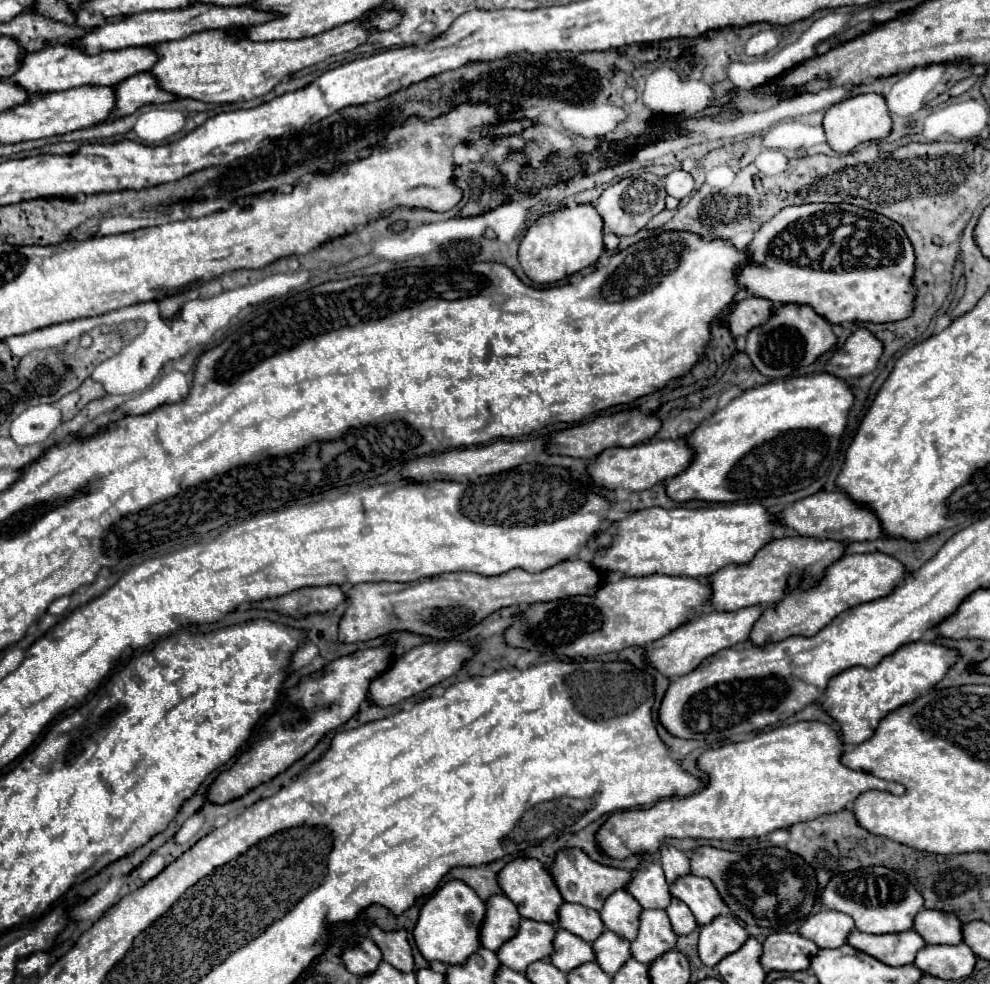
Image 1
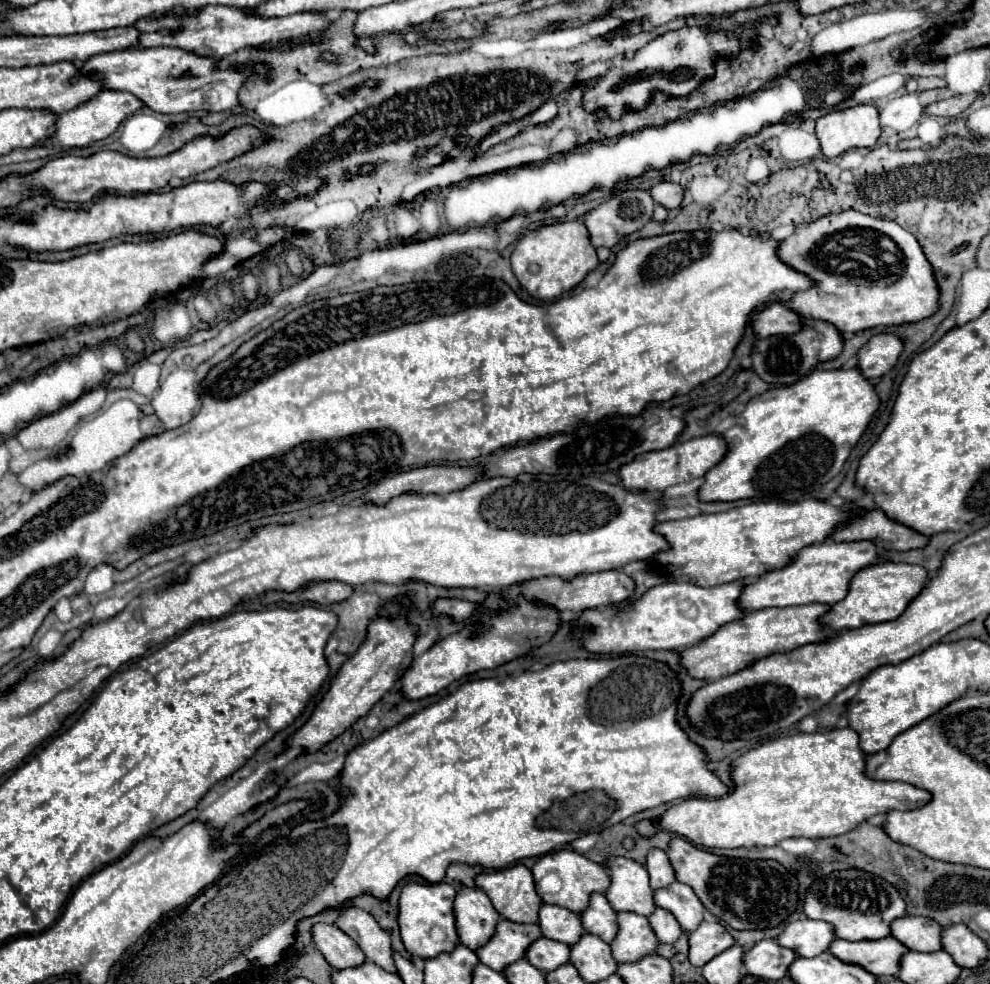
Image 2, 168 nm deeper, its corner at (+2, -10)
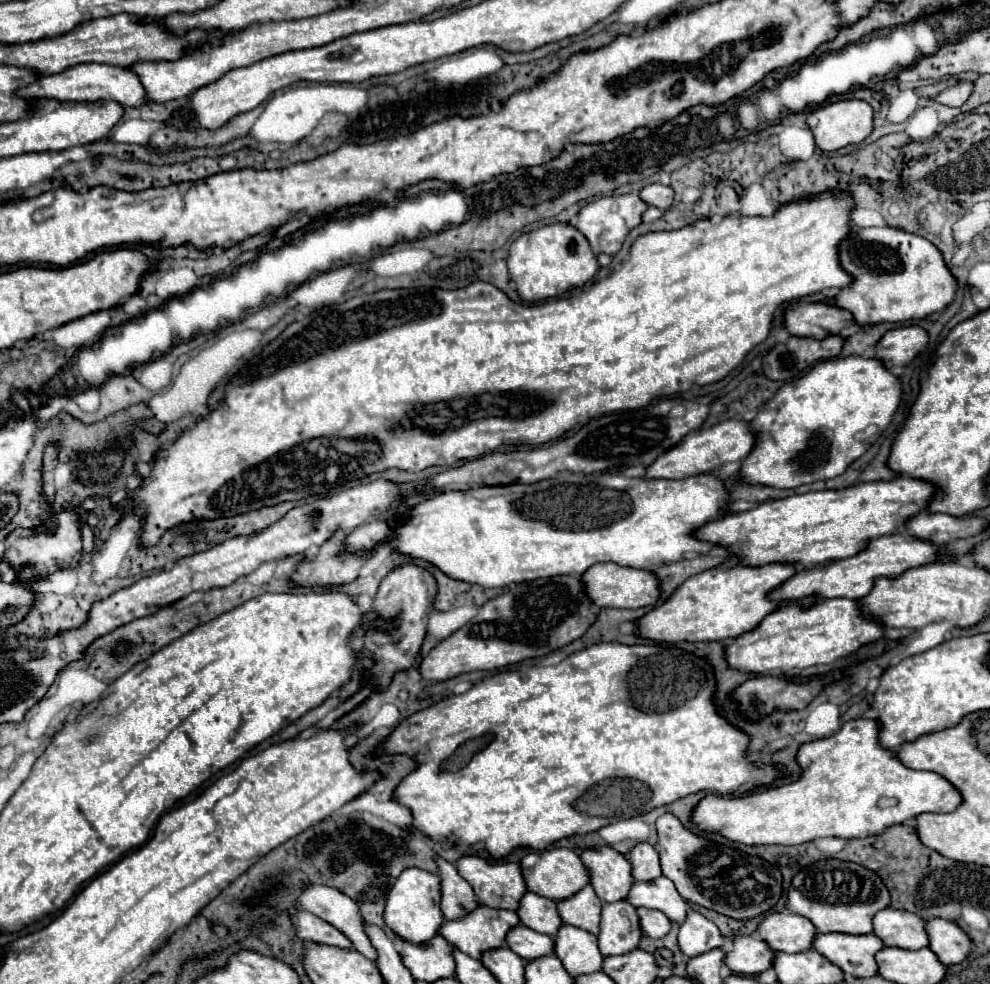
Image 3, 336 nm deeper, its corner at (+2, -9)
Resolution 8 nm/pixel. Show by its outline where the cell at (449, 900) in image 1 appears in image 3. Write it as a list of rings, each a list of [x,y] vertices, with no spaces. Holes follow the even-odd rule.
[[[417,867],[405,869],[395,879],[393,887],[387,893],[383,917],[385,917],[385,923],[395,931],[395,935],[411,943],[429,941],[433,935],[437,935],[439,925],[443,923],[443,913],[439,909],[439,877]]]

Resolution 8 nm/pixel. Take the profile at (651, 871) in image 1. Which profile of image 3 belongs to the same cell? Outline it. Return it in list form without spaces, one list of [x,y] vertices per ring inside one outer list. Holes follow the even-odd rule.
[[[603,845],[585,849],[581,853],[581,861],[589,871],[591,885],[601,901],[613,903],[627,897],[627,889],[631,889],[633,877],[631,865],[621,853]]]

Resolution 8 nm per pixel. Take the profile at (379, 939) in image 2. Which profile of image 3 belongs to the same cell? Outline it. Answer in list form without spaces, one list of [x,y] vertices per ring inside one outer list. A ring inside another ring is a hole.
[[[307,885],[301,891],[297,903],[305,911],[325,919],[343,935],[347,935],[361,955],[365,955],[367,959],[375,959],[375,949],[369,937],[363,933],[365,921],[359,915],[359,907],[355,905],[355,901],[351,901],[351,897],[327,885]]]

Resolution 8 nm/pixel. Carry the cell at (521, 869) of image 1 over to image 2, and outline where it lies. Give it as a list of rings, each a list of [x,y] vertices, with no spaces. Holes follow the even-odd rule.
[[[515,864],[497,872],[489,872],[489,874],[479,874],[475,878],[475,884],[479,888],[483,888],[483,892],[491,898],[495,910],[511,922],[521,922],[521,924],[537,924],[539,922],[539,908],[543,906],[543,900],[537,896],[535,892],[535,882],[533,882],[533,874],[527,866],[523,864]]]

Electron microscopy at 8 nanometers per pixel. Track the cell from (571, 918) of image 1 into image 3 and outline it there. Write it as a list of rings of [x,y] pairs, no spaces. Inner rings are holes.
[[[527,891],[521,897],[517,915],[523,925],[531,927],[533,931],[545,933],[545,935],[555,935],[555,929],[559,929],[559,925],[563,925],[561,917],[557,913],[555,901],[547,899],[547,897],[539,897],[537,893],[531,893],[531,891]]]

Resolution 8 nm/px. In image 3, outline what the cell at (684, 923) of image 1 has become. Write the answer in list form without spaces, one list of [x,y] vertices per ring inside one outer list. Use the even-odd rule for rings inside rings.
[[[639,907],[637,909],[637,917],[639,917],[639,925],[641,925],[641,931],[643,935],[647,937],[653,937],[653,939],[659,939],[659,937],[665,937],[667,935],[667,929],[671,929],[671,921],[655,911],[655,909],[647,909],[647,907]]]

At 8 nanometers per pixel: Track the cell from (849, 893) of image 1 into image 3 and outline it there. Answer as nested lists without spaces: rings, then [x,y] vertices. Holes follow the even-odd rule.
[[[821,859],[809,867],[803,867],[793,877],[787,891],[787,909],[807,917],[815,925],[817,933],[873,933],[871,917],[879,909],[889,907],[889,903],[889,891],[877,873],[865,869],[863,865],[839,859]]]

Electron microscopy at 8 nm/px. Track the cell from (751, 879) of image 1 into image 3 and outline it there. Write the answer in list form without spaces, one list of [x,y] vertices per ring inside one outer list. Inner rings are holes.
[[[673,813],[657,819],[657,851],[661,871],[673,881],[675,889],[685,901],[715,909],[733,919],[751,919],[773,909],[781,897],[781,873],[775,865],[751,857],[735,847],[717,845],[709,839],[691,833]]]

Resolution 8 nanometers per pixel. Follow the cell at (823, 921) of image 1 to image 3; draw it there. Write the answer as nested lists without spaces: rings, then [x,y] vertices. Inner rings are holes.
[[[769,911],[755,931],[773,951],[801,953],[811,947],[815,927],[805,917],[789,911]]]

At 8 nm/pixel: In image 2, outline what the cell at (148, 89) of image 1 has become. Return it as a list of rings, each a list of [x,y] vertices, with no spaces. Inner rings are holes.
[[[101,90],[97,98],[85,102],[83,106],[77,106],[75,110],[69,110],[67,114],[61,114],[57,120],[57,132],[53,138],[43,140],[41,144],[45,146],[53,146],[53,148],[81,148],[87,146],[91,142],[103,140],[107,136],[111,136],[119,124],[135,114],[139,108],[143,108],[143,102],[139,102],[139,98],[135,98],[135,94],[127,94],[127,92],[119,92],[119,90]]]

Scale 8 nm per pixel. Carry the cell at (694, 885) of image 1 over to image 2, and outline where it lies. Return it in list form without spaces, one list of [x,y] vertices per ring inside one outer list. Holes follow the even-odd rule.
[[[673,882],[671,886],[657,890],[655,904],[673,912],[681,928],[687,932],[693,932],[705,920],[705,912],[707,912],[707,908],[697,898],[693,888],[681,882]]]

